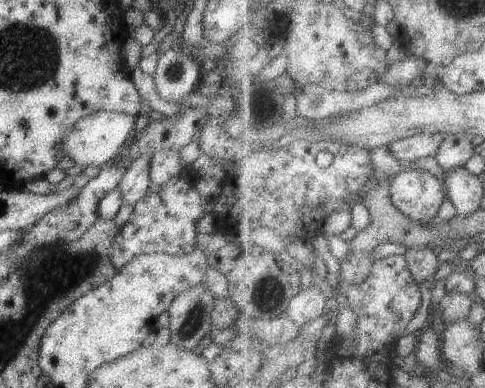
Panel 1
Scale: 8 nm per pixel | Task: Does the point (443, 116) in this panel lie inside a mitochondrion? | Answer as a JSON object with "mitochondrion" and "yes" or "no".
{"mitochondrion":"no"}

